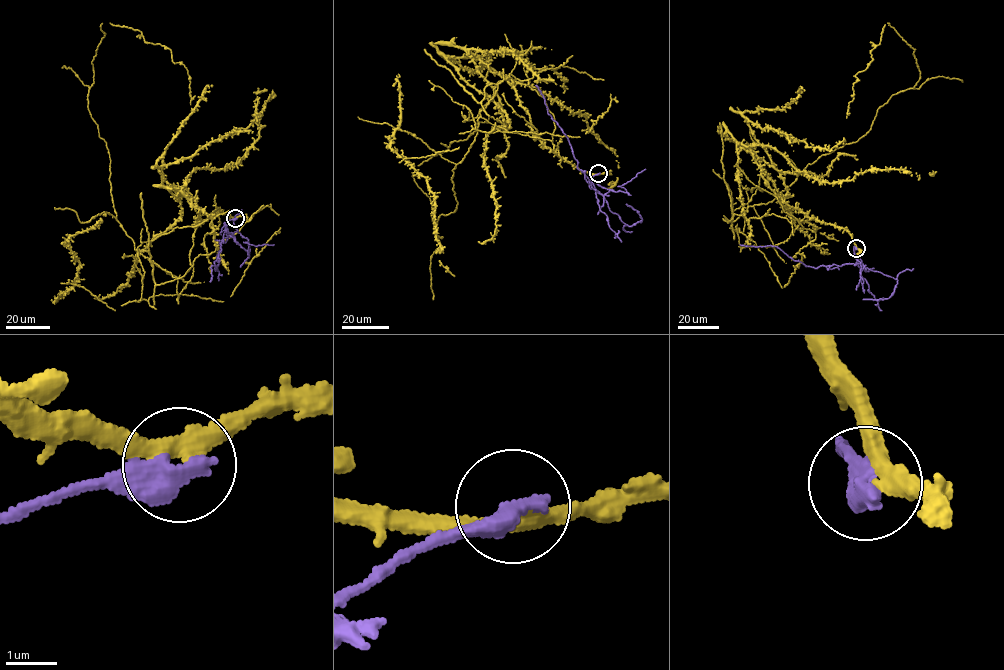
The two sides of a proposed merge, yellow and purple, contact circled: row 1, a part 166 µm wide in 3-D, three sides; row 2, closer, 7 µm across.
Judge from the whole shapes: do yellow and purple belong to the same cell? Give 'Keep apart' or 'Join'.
Keep apart

